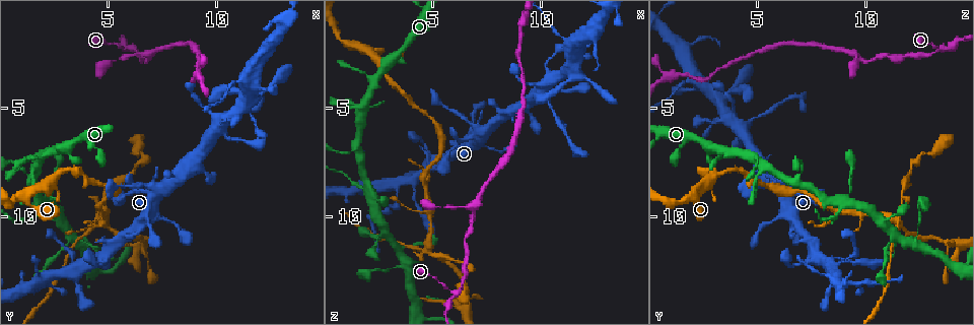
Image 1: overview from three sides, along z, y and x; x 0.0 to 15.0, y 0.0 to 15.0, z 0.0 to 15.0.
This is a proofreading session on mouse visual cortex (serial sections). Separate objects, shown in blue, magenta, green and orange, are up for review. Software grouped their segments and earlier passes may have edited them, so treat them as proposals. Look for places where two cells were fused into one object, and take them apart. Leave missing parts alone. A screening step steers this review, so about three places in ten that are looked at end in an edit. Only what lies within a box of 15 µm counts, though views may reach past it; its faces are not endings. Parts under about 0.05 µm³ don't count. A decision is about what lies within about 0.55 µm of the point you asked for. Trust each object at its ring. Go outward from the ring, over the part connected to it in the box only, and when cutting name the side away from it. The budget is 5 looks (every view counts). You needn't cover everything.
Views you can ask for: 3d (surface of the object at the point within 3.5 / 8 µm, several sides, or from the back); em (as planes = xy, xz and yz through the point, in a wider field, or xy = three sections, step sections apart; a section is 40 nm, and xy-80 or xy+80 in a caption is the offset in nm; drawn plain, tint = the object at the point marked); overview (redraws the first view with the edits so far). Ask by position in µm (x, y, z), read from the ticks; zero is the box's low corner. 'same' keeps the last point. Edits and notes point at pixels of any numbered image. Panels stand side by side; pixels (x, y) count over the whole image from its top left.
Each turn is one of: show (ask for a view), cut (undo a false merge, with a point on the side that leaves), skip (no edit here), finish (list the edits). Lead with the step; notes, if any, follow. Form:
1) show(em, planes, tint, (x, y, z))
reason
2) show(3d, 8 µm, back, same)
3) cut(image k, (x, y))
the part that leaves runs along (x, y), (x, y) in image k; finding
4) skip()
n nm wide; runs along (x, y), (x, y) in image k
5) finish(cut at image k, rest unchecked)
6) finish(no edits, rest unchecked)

show(3d, 3.5 µm, (1.1, 9.1, 2.1))

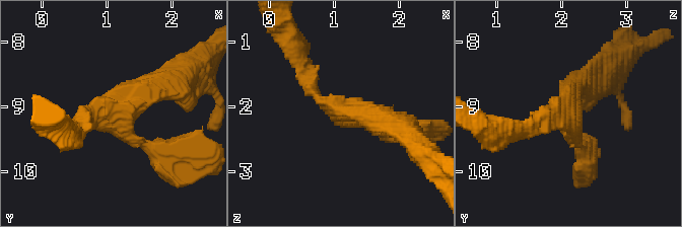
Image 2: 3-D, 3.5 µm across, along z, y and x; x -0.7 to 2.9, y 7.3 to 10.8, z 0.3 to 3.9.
show(em, xy, step 3, tint, (1.25, 9.10, 2.15))

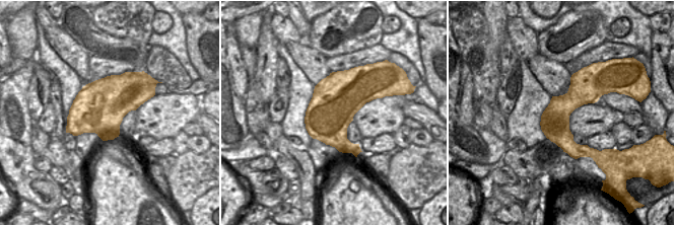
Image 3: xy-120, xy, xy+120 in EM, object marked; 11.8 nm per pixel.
skip()
3 arms; arms of 250, 300, 350 nm; runs along (168, 150), (134, 141), (121, 112), (175, 82) in image 2; continuous, no second cell

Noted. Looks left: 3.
show(3d, 3.5 µm, (4.7, 10.1, 11.5))
looks like a crossing

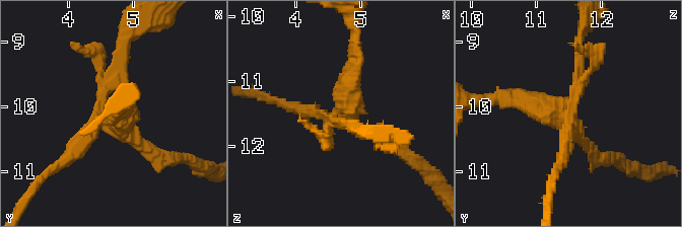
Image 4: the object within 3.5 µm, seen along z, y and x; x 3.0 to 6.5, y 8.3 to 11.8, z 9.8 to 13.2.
show(em, xy, step 5, tint, (4.70, 10.20, 11.45))
4 arms; arms of 150, 150, 200, 200 nm

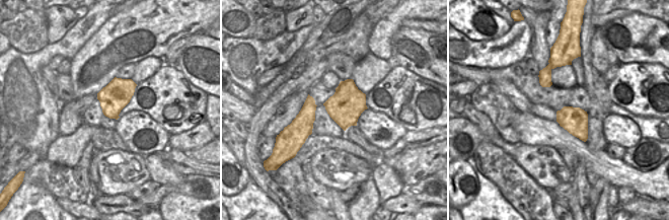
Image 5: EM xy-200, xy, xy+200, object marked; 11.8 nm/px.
cut(image 4, (72, 143))
420 nm wide; border along (549, 63), (551, 68) in image 5; two cells meet here

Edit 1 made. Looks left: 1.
finish(cut at image 4, rest unchecked)

